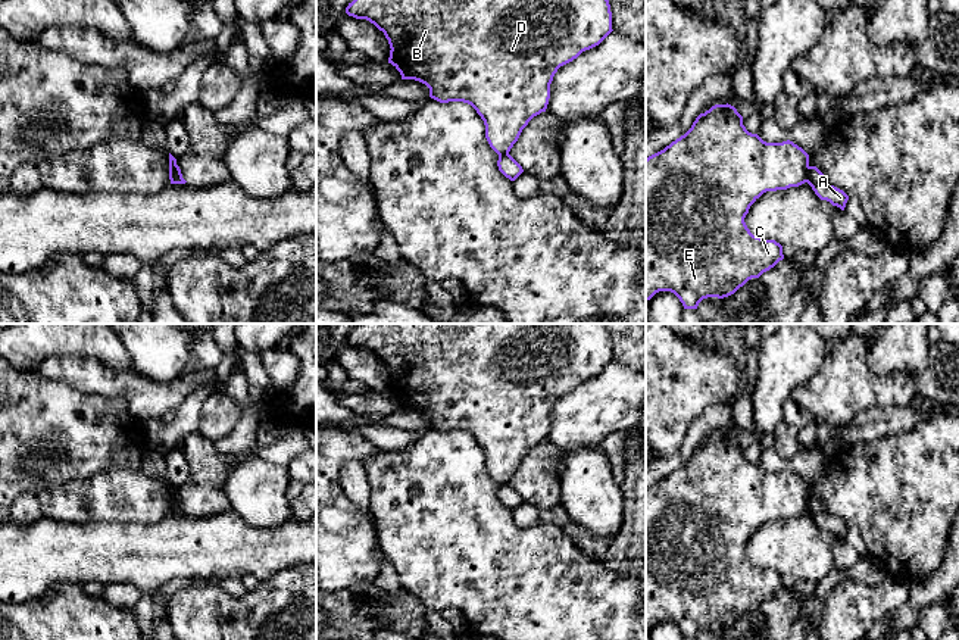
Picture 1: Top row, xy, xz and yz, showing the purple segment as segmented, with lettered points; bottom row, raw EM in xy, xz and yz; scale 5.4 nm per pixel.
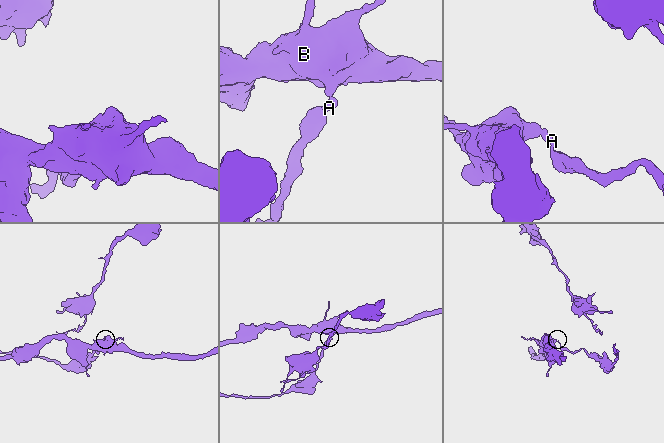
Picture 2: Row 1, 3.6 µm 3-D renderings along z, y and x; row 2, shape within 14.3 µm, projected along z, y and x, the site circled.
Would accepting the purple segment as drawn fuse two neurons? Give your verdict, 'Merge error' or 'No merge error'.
Merge error

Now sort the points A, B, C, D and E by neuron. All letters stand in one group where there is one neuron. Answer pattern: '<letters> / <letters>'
A / B C D E

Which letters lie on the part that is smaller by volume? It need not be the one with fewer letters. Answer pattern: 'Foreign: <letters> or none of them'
Foreign: A

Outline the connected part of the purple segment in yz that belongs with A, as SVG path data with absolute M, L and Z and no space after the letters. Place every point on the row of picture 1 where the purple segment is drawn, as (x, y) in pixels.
M809 166L806 182L812 187L812 190L821 200L827 200L833 206L844 210L849 196L843 190L830 185L825 181L824 174L816 166Z

